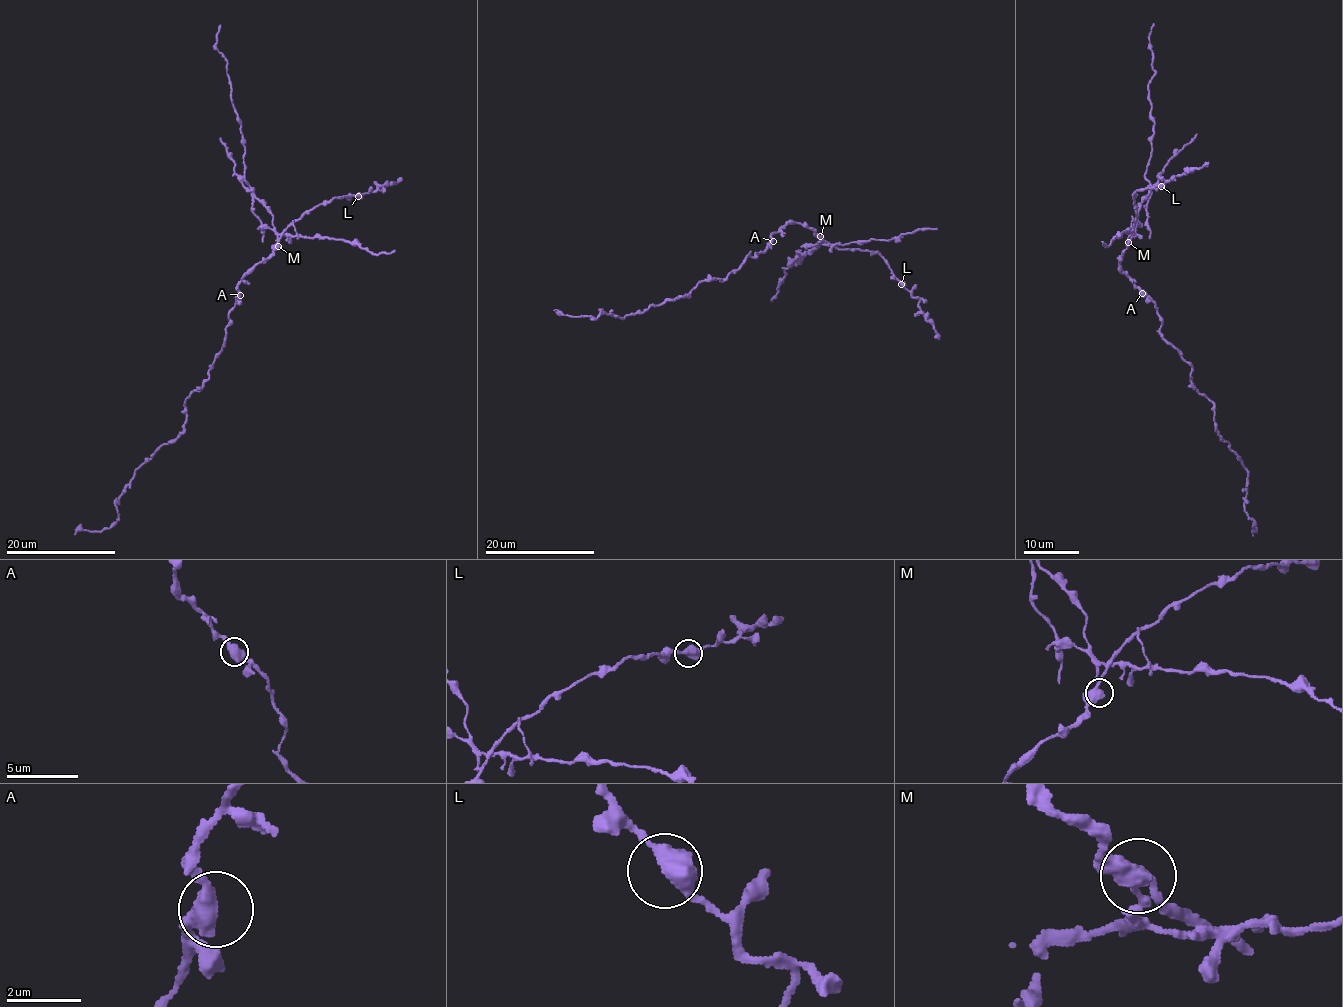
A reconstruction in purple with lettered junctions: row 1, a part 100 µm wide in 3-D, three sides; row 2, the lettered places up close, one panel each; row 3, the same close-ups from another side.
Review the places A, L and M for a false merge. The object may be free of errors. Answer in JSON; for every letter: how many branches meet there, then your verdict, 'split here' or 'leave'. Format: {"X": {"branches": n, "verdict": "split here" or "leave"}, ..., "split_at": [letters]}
{"A": {"branches": 2, "verdict": "leave"}, "L": {"branches": 2, "verdict": "leave"}, "M": {"branches": 2, "verdict": "split here"}, "split_at": ["M"]}

